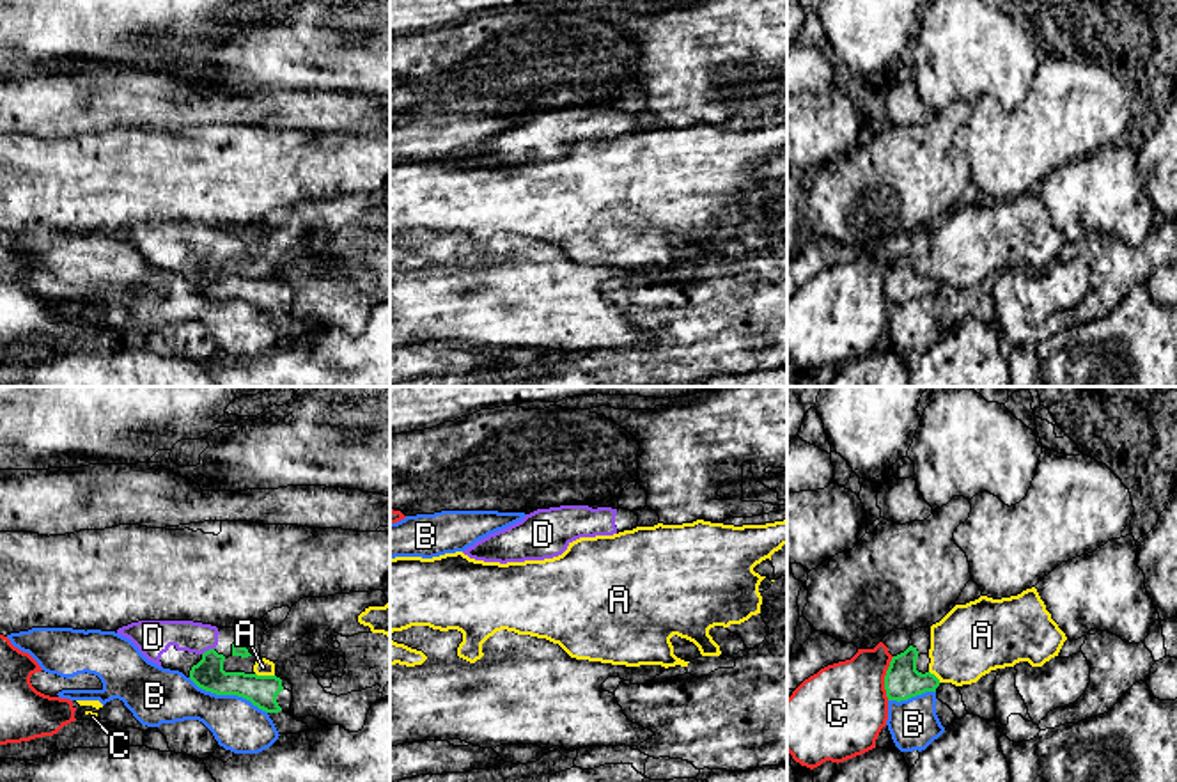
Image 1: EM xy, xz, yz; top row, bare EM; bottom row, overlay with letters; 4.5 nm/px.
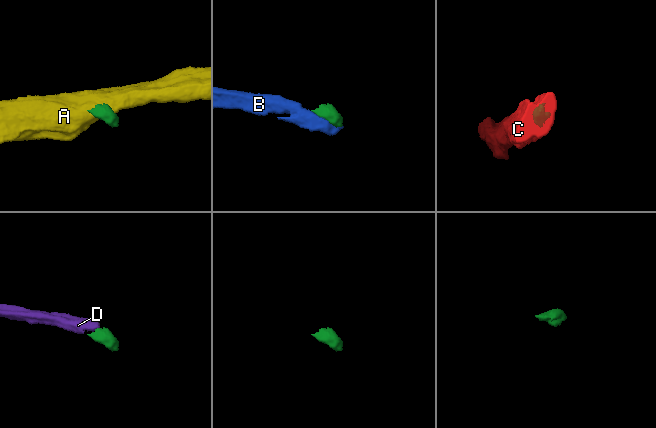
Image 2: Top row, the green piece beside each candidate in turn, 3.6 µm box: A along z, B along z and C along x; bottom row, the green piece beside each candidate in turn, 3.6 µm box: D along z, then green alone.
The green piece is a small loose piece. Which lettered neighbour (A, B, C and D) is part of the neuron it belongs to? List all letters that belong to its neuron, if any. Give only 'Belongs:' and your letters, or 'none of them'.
Belongs: D

